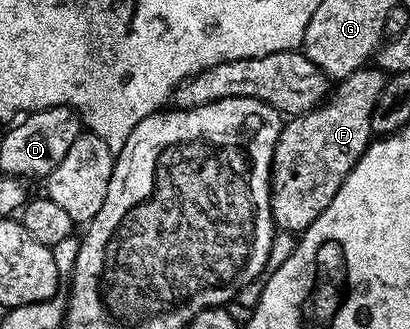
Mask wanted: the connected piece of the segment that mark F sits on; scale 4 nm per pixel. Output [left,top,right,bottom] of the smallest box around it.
[270,67,386,235]

